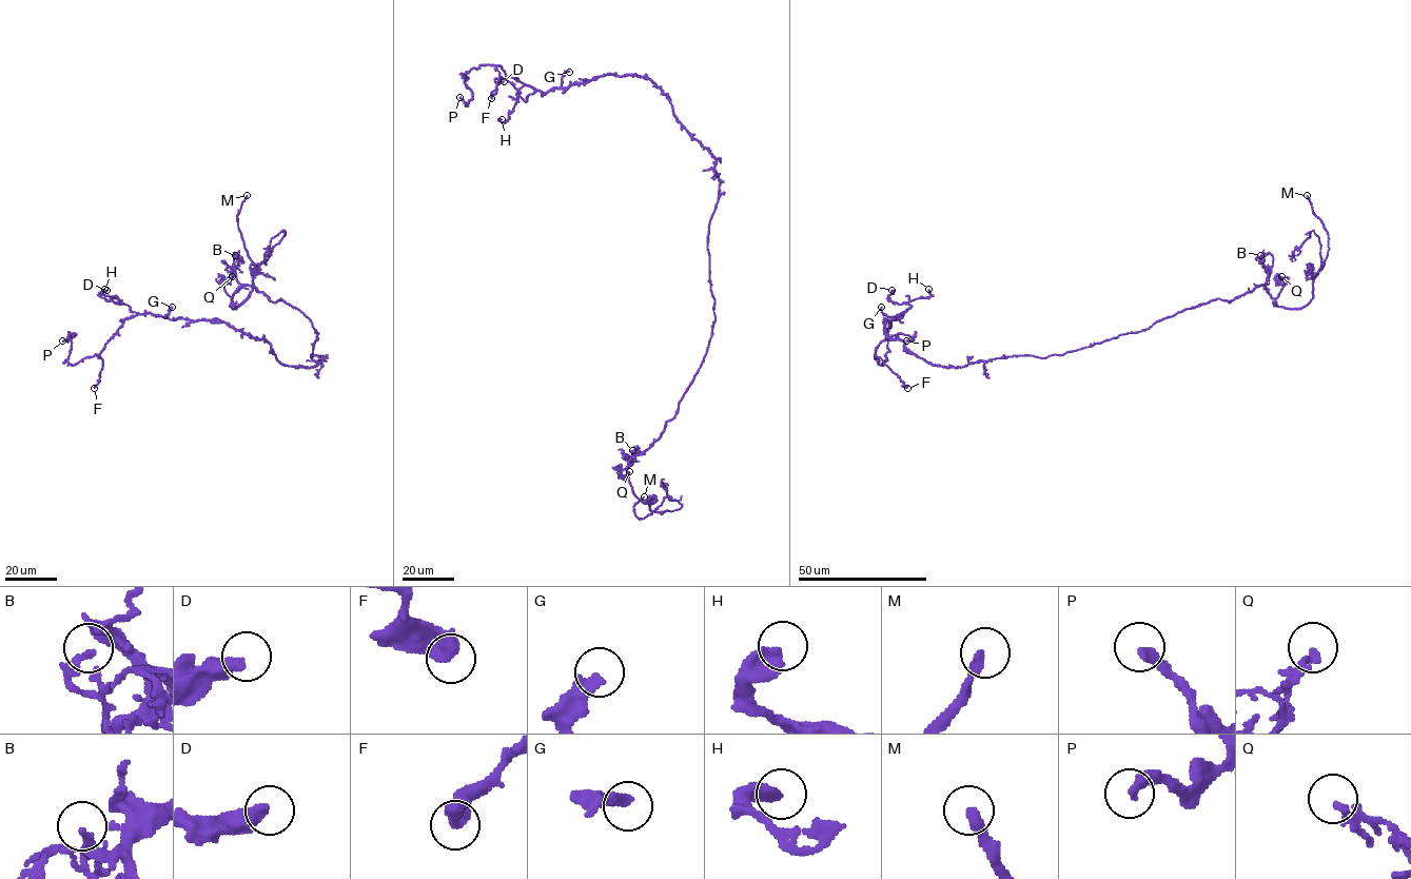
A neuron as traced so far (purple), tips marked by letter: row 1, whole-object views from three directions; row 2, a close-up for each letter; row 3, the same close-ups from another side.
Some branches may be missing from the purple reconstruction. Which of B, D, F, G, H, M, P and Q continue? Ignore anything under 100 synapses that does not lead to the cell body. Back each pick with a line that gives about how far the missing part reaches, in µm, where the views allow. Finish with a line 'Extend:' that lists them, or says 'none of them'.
M: missing 15 µm
Extend: M

